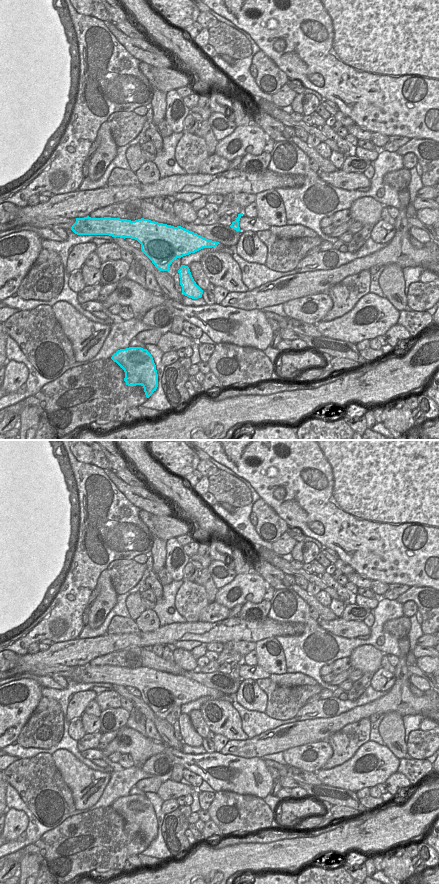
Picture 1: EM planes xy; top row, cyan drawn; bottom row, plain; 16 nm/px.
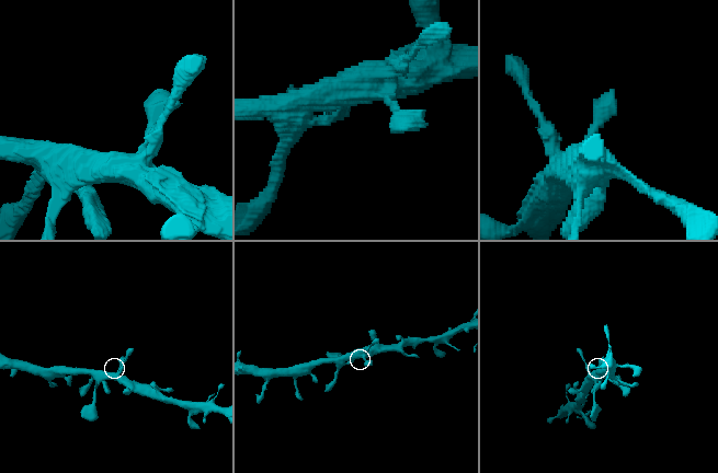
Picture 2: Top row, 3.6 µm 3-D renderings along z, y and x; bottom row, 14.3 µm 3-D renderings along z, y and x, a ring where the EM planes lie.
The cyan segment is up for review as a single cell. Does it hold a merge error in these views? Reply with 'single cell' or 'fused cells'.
single cell

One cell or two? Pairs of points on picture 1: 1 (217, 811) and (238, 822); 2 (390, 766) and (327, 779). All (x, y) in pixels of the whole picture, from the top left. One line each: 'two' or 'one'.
1: one
2: one

